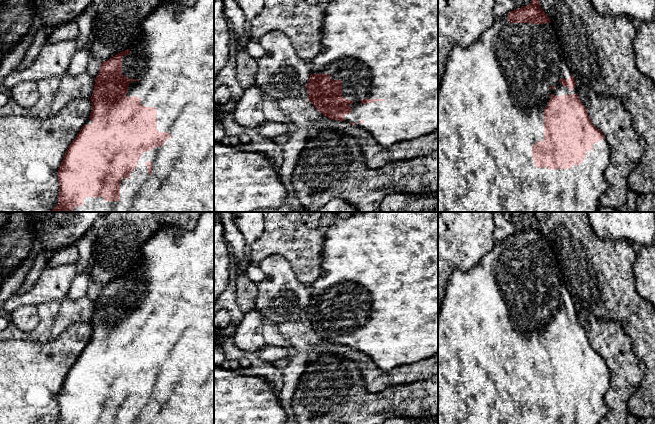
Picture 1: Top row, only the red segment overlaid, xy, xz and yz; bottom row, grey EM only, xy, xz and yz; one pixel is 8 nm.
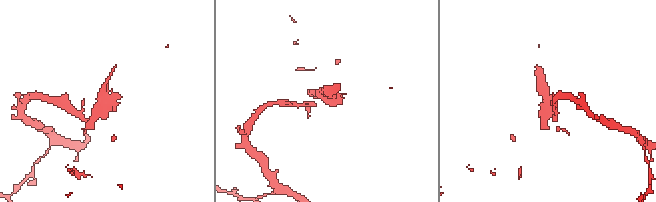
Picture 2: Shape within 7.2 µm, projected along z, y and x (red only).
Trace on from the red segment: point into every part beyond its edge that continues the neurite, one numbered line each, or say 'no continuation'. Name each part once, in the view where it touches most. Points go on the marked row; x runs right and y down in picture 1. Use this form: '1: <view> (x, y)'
1: xy (173, 59)

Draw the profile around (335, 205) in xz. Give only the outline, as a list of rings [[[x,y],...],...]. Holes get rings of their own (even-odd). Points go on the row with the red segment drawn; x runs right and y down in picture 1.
[[[334,198],[318,210],[304,211],[304,212],[360,212],[360,211],[348,202],[339,198]]]

